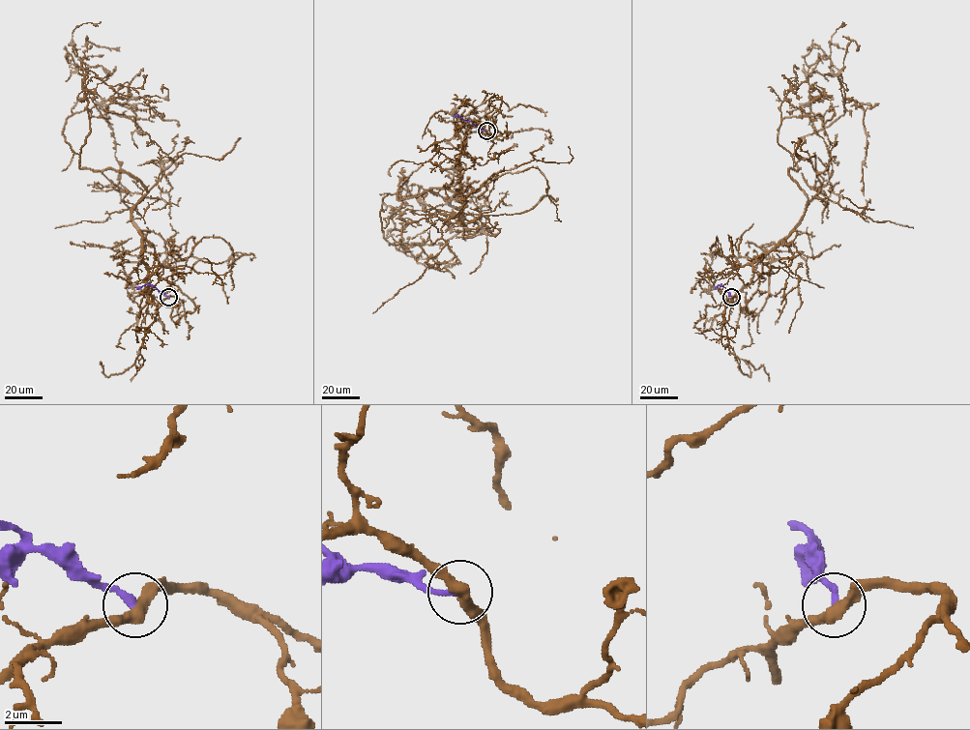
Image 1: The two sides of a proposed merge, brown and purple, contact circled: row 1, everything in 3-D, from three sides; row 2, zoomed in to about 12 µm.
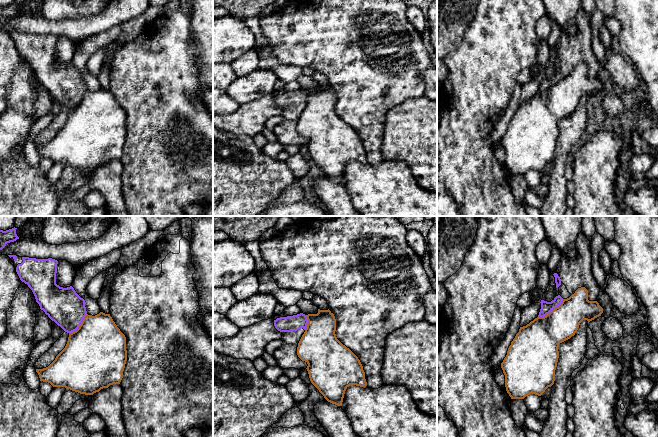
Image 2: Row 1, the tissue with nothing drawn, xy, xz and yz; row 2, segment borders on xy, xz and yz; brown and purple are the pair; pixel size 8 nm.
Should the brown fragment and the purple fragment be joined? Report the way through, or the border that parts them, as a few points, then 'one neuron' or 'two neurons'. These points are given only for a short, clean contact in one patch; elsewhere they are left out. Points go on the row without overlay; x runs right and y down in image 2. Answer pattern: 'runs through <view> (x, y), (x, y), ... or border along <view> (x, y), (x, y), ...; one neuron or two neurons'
border along yz (563, 75), (548, 89), (538, 93); two neurons

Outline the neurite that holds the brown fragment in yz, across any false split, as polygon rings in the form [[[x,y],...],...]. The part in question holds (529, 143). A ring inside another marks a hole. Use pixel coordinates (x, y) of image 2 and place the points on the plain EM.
[[[581,63],[546,92],[520,103],[501,139],[511,175],[524,175],[530,170],[541,172],[551,163],[559,120],[574,112],[583,96],[589,99],[602,89],[599,79],[589,77],[588,66]]]

